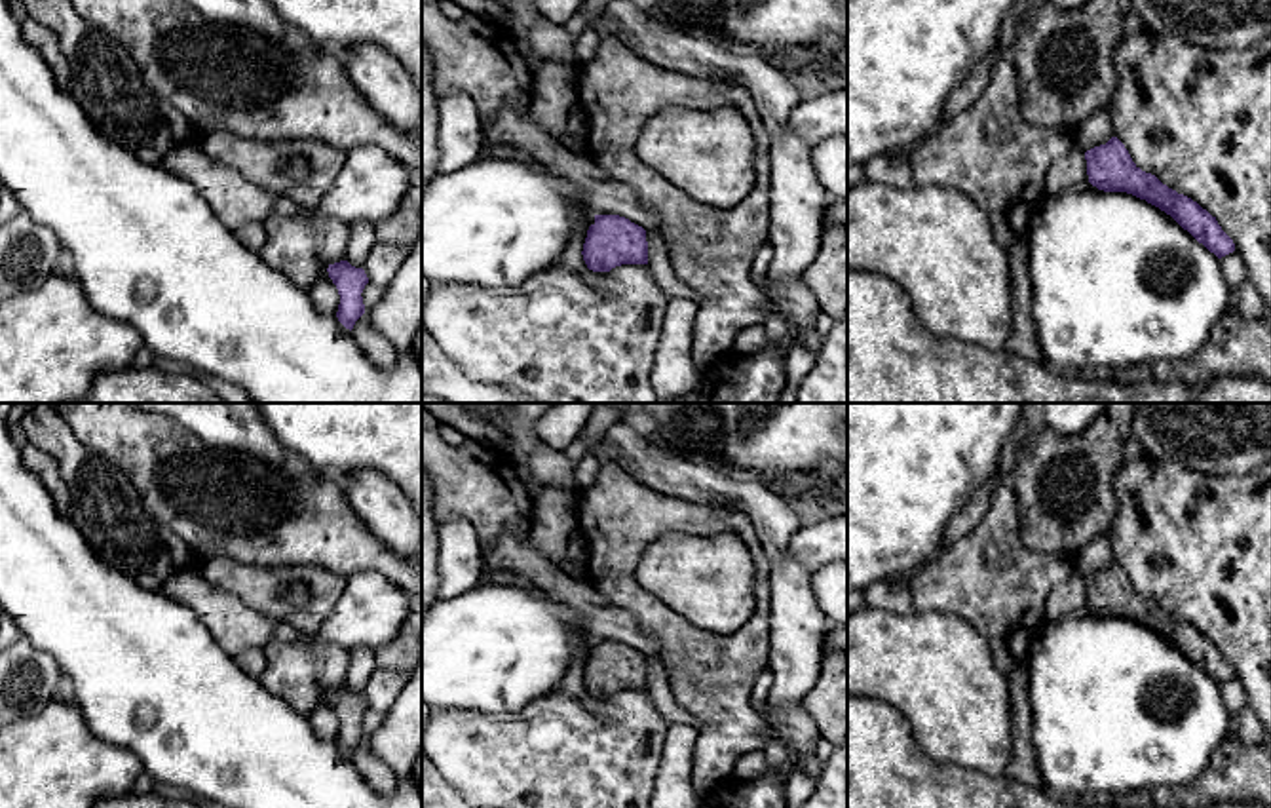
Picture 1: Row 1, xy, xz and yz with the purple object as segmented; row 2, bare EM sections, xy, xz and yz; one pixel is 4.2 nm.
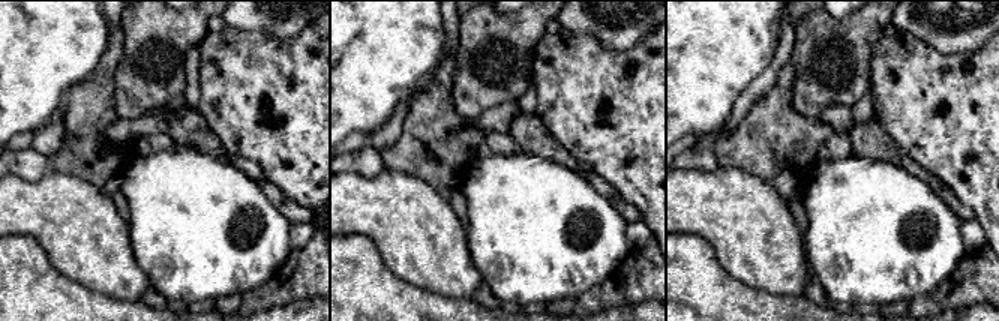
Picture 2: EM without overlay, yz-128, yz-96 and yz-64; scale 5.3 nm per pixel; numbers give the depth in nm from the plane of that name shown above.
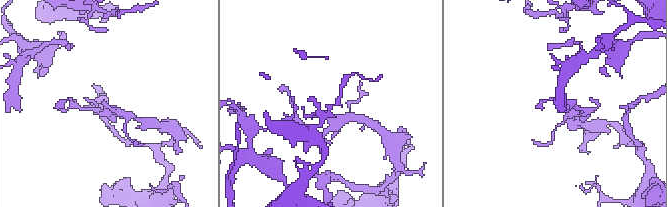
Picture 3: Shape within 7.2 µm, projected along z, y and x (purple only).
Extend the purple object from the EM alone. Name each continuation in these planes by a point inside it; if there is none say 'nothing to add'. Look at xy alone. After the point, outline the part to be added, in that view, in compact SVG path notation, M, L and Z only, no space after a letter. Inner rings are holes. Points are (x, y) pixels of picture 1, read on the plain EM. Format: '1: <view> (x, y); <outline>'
nothing to add

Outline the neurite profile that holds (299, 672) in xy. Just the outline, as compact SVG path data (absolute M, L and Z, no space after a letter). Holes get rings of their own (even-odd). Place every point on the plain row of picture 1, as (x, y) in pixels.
M272 641L264 654L260 684L308 719L319 705L329 703L331 690L346 686L350 652L338 644Z

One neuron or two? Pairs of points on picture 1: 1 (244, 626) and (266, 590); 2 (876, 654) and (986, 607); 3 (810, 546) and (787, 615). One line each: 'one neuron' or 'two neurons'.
1: two neurons
2: two neurons
3: two neurons

